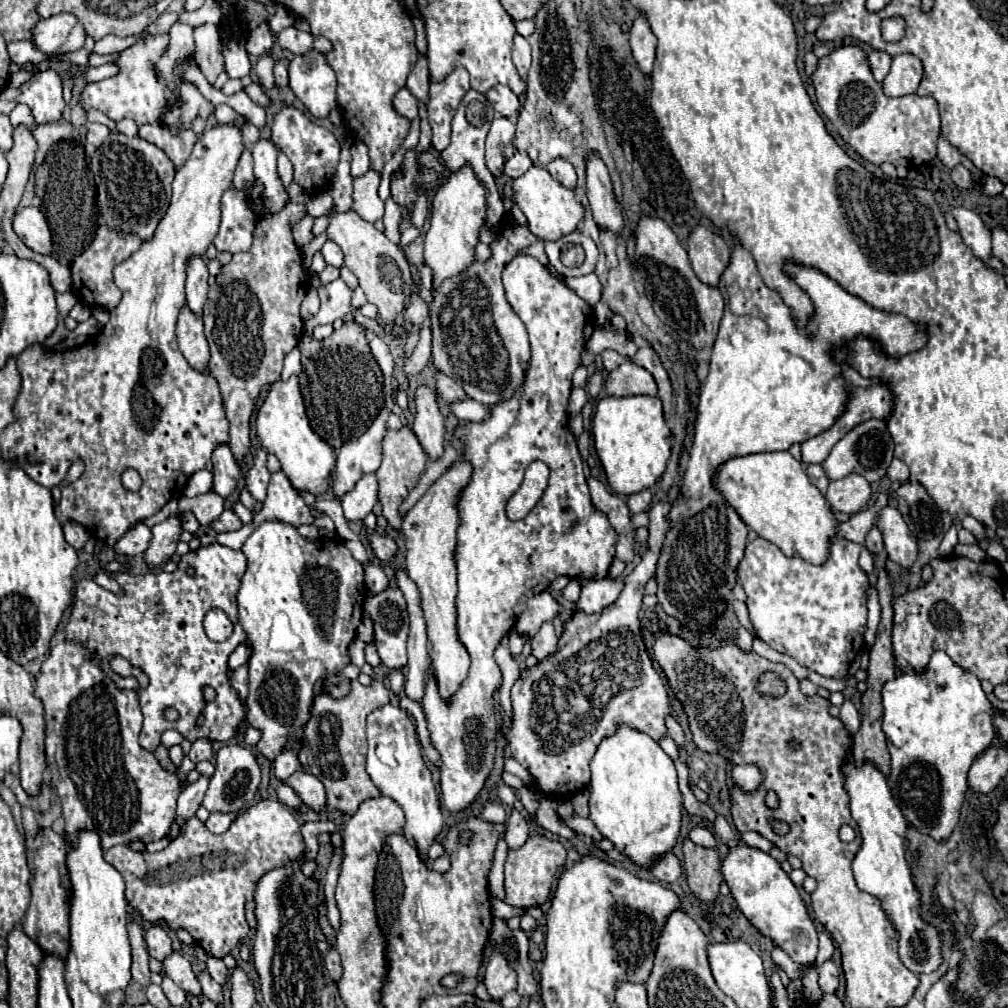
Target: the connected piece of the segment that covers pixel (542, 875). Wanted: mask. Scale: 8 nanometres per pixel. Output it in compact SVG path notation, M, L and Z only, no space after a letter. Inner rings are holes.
M530 836L522 848L516 852L508 852L508 860L504 864L506 874L506 902L510 906L518 908L530 908L530 906L542 906L548 902L552 884L556 878L556 872L566 862L566 850L560 842L548 840L544 836Z

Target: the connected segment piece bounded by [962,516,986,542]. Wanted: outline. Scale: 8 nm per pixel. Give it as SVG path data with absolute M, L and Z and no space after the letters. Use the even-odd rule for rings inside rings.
M966 516L964 520L962 520L962 526L966 528L966 530L970 530L974 536L976 536L976 540L978 542L982 542L986 536L984 536L984 526L976 520L976 518L972 518L972 516Z

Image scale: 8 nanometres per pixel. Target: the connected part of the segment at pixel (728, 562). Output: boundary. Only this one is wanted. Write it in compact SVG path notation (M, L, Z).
M734 244L730 264L719 282L719 290L722 294L726 294L724 318L720 322L718 338L712 348L708 378L700 390L700 400L694 420L694 442L688 452L688 464L680 484L680 496L672 502L672 508L666 514L670 528L674 528L674 524L678 522L678 538L676 542L668 544L668 548L662 548L654 572L654 580L658 582L656 596L662 610L698 636L716 630L716 620L724 616L732 588L736 586L736 570L744 556L746 536L748 536L744 520L726 502L724 494L716 488L714 480L718 466L738 456L790 450L792 444L818 436L820 432L828 430L834 424L836 416L840 416L848 400L848 386L840 376L842 368L836 366L830 358L832 344L838 346L846 340L852 340L858 332L874 338L882 346L882 350L888 352L890 356L904 356L926 344L926 334L922 326L912 324L904 316L888 314L868 306L860 298L848 294L842 286L838 286L820 270L788 262L784 272L792 276L794 282L814 302L816 310L806 330L796 330L790 308L782 302L778 292L770 290L762 282L752 254L746 252L740 244Z

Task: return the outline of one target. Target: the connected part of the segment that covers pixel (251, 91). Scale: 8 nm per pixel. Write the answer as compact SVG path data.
M250 84L248 88L244 88L246 92L248 92L248 96L256 102L256 104L264 104L264 106L268 106L268 102L270 102L270 98L262 92L262 88L258 86L258 84Z

